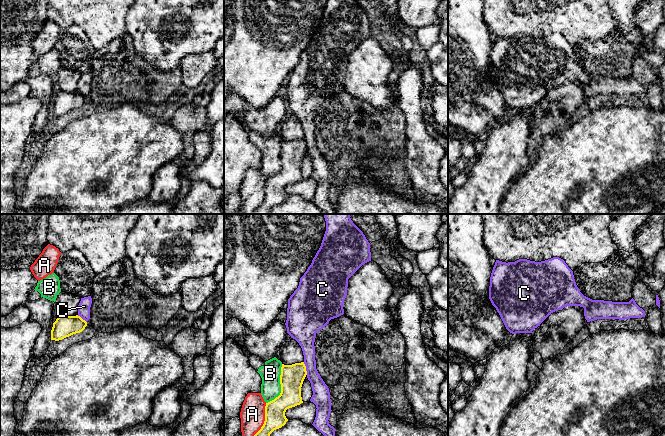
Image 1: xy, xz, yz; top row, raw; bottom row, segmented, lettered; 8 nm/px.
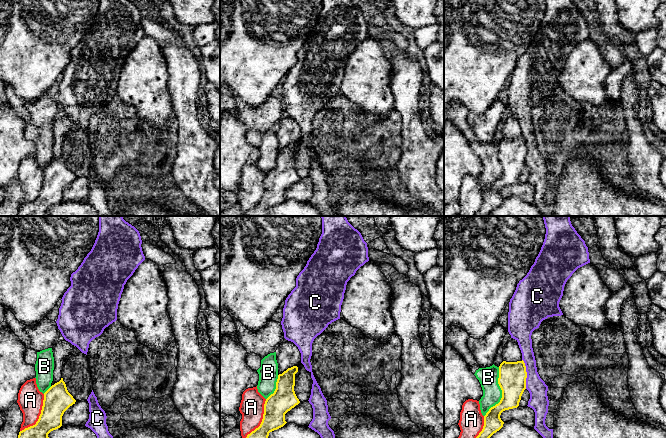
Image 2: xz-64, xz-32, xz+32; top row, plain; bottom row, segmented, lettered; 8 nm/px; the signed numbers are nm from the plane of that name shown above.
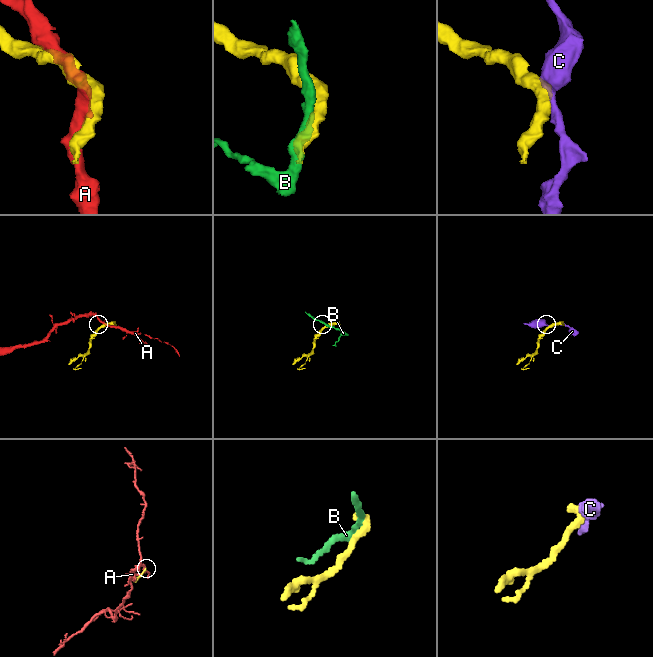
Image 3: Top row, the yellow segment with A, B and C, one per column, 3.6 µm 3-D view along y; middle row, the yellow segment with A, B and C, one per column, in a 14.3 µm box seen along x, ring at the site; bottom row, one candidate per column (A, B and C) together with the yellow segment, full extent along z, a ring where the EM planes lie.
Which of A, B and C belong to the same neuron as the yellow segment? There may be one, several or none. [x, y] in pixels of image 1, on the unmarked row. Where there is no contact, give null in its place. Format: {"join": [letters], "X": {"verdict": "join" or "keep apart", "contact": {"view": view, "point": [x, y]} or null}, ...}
{"join": [], "A": {"verdict": "keep apart", "contact": {"view": "xz", "point": [265, 196]}}, "B": {"verdict": "keep apart", "contact": {"view": "xz", "point": [281, 162]}}, "C": {"verdict": "keep apart", "contact": {"view": "xz", "point": [305, 144]}}}

